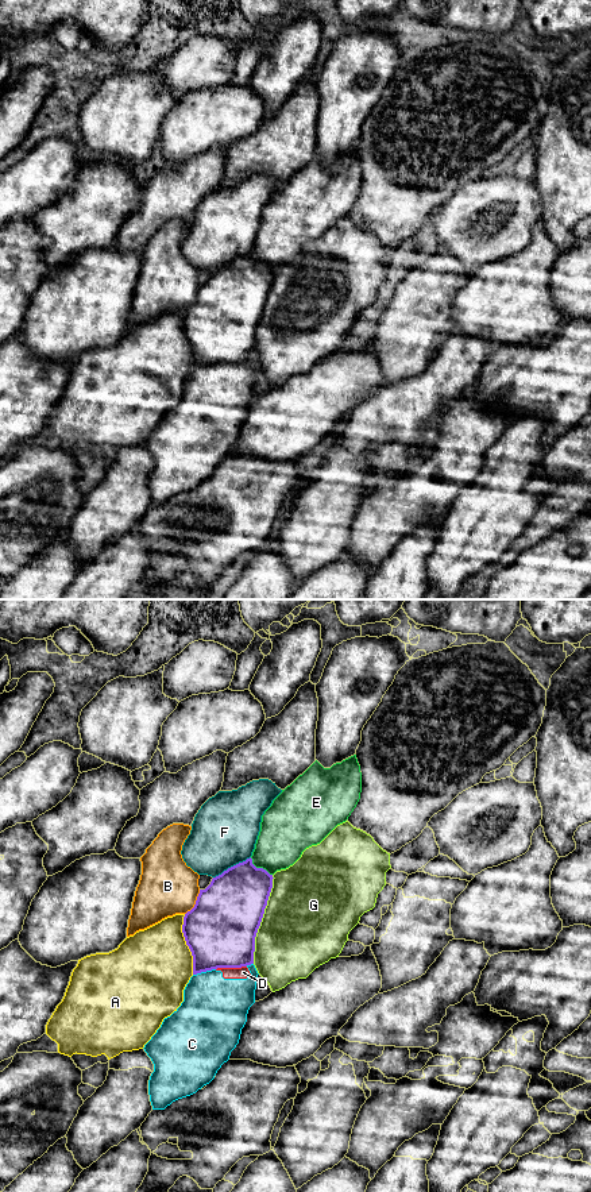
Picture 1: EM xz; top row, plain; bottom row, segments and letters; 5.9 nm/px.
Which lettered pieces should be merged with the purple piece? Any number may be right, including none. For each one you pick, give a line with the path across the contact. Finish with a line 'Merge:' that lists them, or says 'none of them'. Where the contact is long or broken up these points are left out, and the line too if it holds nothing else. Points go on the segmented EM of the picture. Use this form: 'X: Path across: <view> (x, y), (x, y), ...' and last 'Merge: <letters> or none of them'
Merge: none of them

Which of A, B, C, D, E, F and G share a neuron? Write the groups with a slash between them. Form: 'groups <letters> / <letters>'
groups A / B / C D / E / F / G

